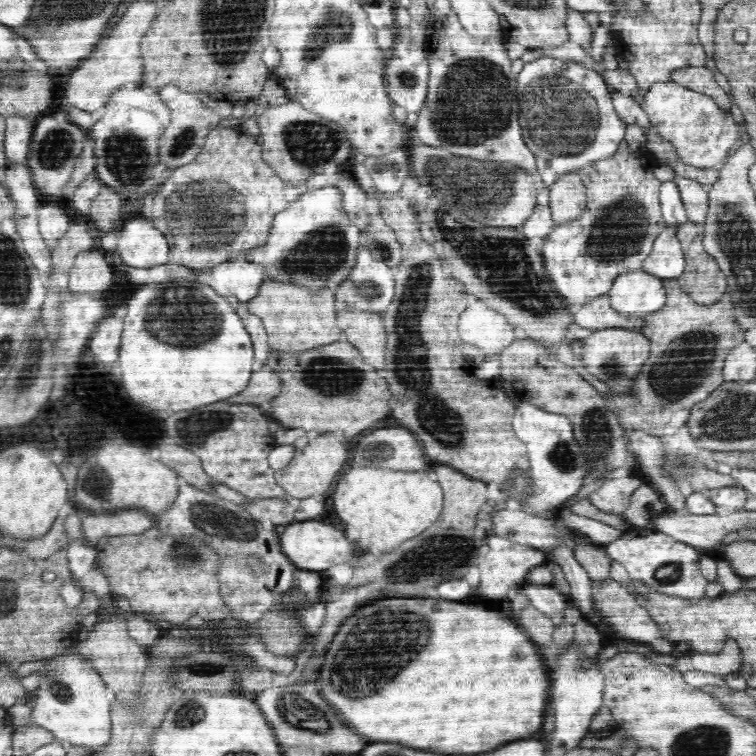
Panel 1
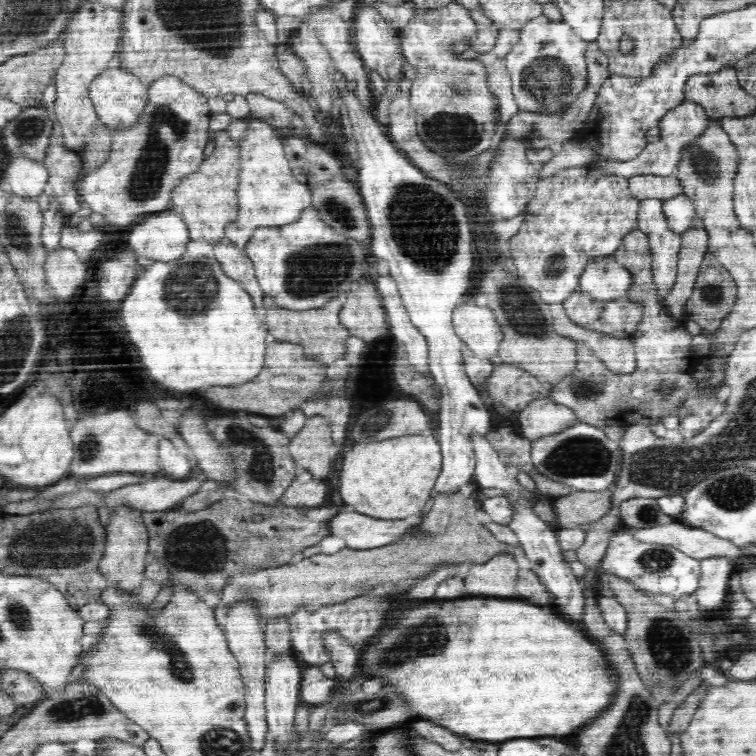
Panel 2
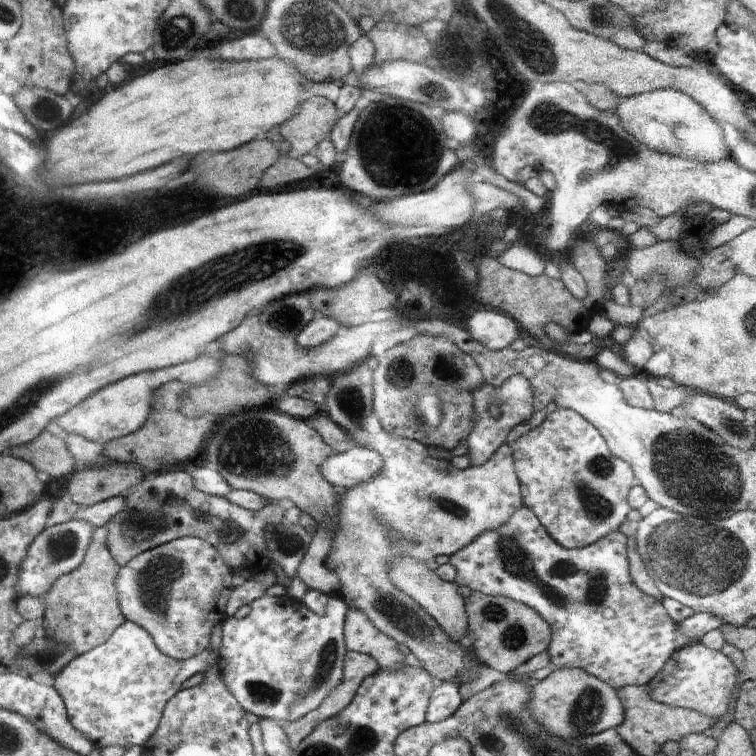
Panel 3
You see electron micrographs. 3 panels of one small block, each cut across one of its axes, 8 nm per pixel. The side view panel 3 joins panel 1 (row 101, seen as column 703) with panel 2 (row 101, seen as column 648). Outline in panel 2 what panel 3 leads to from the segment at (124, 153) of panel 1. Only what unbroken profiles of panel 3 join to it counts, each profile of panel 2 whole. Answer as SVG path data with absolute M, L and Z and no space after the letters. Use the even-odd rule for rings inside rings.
M106 68L102 74L98 74L89 86L89 97L93 102L94 109L100 122L112 130L124 130L124 128L132 127L132 124L140 118L146 109L148 102L148 84L140 82L137 75L128 74L124 68Z

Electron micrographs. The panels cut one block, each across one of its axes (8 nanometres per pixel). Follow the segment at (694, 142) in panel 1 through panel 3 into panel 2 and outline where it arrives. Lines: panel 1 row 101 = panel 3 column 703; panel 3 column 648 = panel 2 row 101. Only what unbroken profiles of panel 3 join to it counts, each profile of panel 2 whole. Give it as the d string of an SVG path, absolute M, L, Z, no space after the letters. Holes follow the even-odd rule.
M684 100L681 105L670 110L670 112L662 117L660 124L657 126L660 131L659 139L656 142L648 143L646 148L642 150L636 158L629 161L601 159L593 161L591 166L600 169L608 175L624 178L630 178L636 175L672 177L677 172L676 168L678 168L678 162L682 160L682 150L684 150L690 142L694 142L694 140L706 130L707 123L711 121L712 119L706 114L702 106Z

